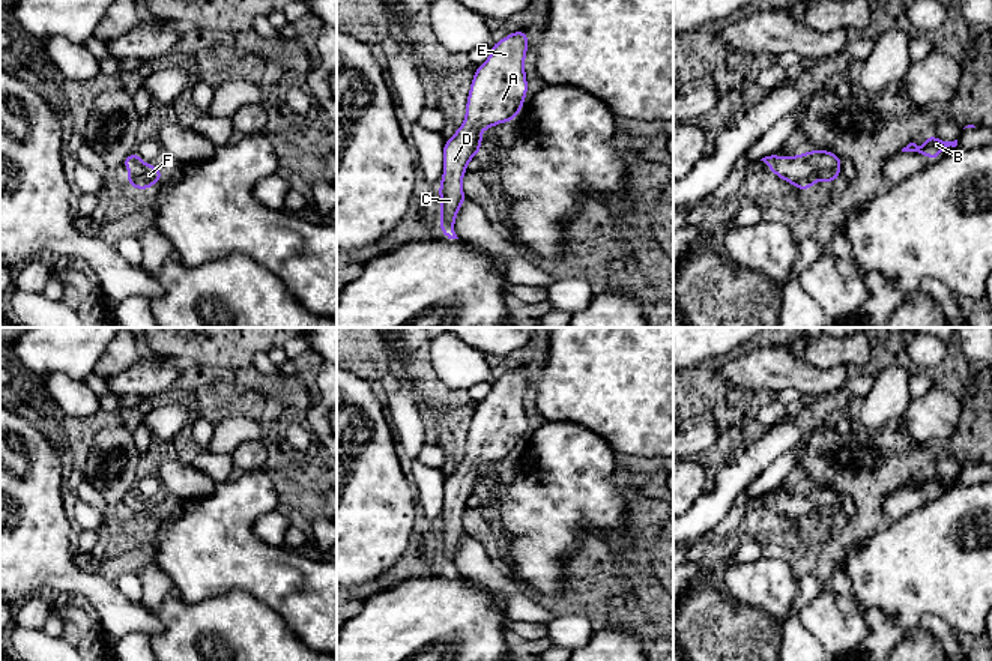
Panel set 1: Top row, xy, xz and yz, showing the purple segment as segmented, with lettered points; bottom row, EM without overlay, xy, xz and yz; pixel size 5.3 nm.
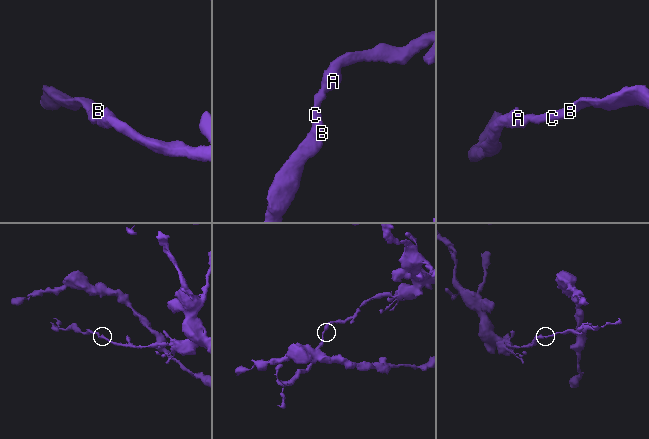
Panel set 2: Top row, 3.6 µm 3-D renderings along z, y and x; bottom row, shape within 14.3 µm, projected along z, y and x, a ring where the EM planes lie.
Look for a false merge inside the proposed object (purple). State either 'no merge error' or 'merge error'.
no merge error

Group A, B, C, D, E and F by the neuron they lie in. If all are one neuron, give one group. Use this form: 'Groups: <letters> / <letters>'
Groups: A B C D E F

